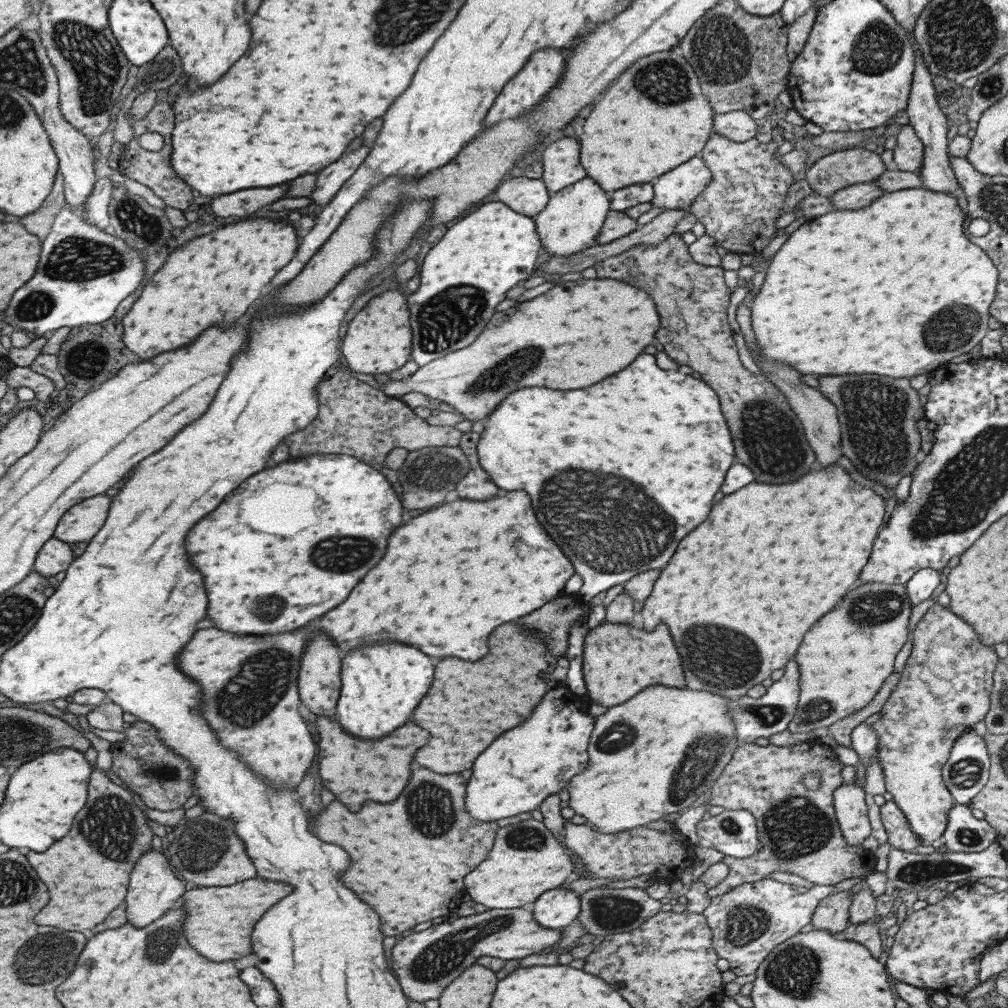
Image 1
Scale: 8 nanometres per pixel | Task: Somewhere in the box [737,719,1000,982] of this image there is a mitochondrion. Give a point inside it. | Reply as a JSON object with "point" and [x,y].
{"point":[796,826]}

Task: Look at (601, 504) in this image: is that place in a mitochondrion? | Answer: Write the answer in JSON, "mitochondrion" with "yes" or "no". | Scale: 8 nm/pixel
{"mitochondrion":"yes"}

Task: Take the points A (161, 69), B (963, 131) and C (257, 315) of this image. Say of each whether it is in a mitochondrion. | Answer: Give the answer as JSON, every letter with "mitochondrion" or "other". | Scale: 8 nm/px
{"A":"mitochondrion","B":"other","C":"other"}

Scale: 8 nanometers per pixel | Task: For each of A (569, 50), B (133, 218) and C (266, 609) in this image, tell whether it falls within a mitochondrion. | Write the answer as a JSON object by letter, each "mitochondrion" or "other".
{"A":"other","B":"mitochondrion","C":"mitochondrion"}

